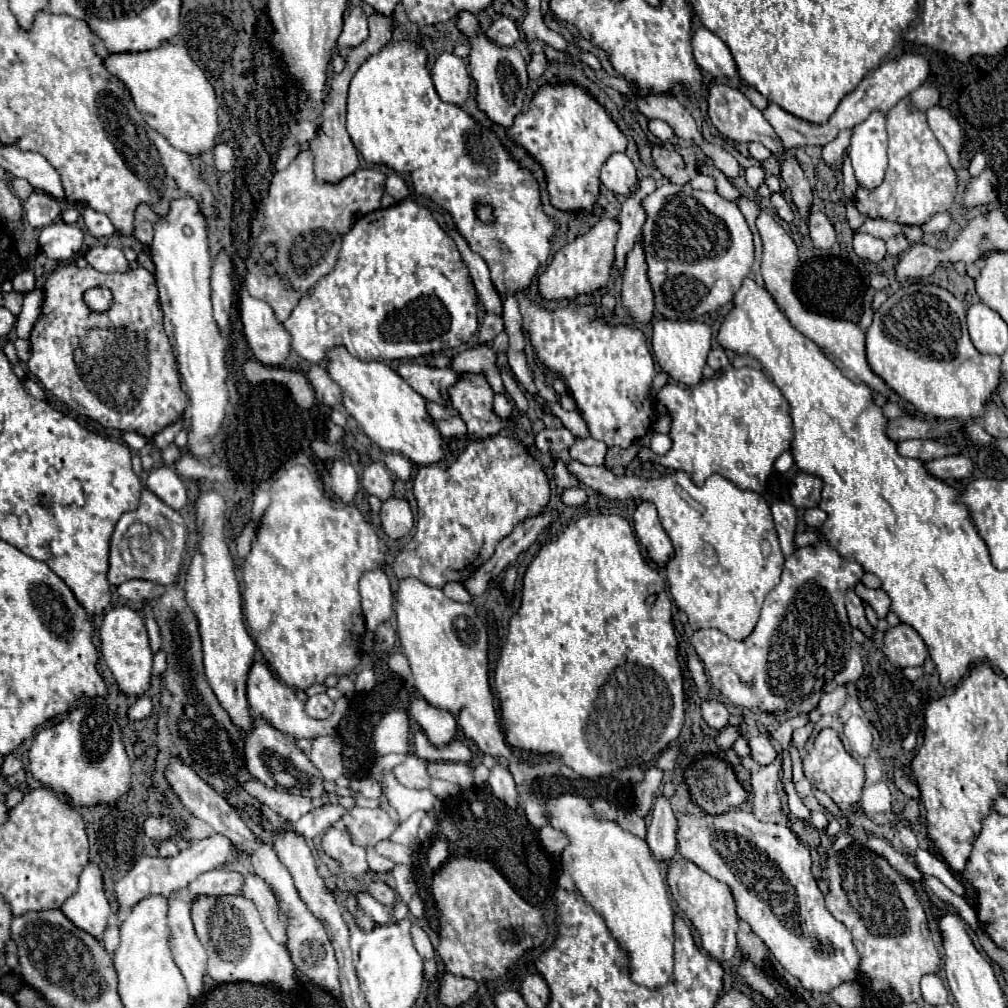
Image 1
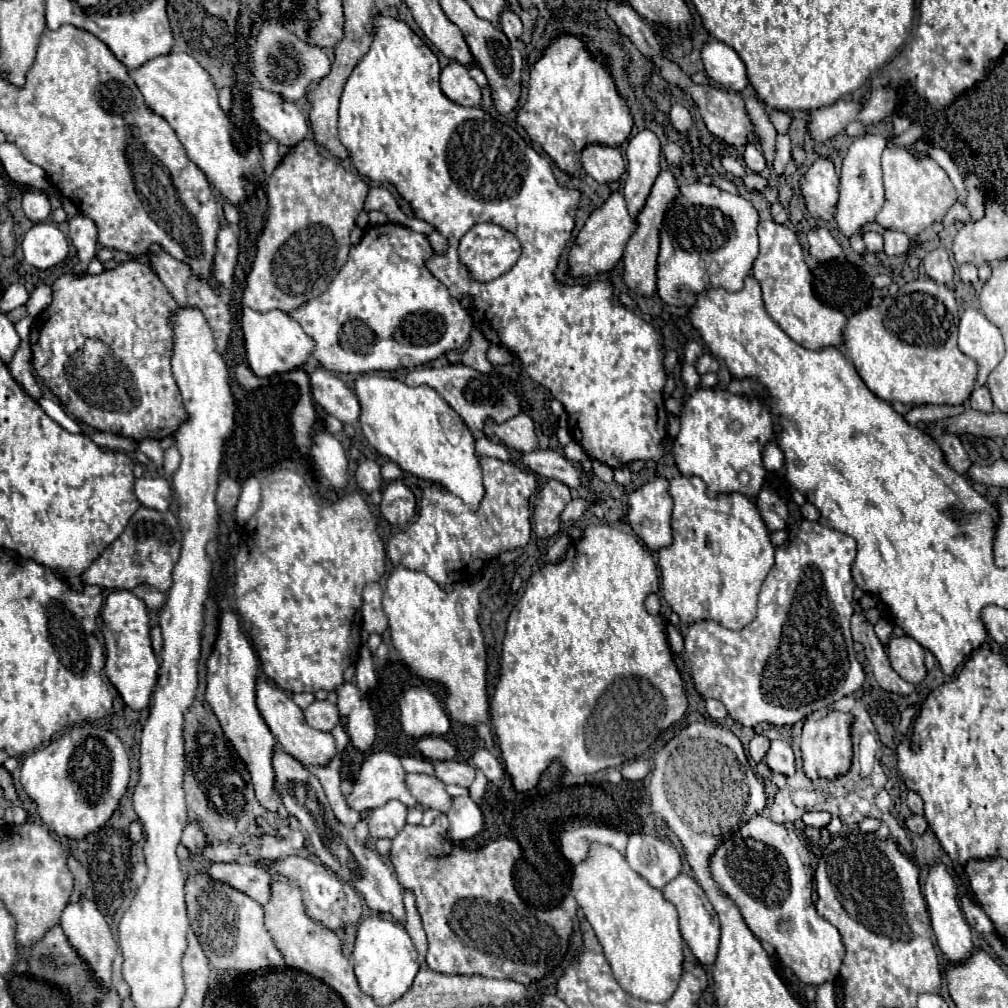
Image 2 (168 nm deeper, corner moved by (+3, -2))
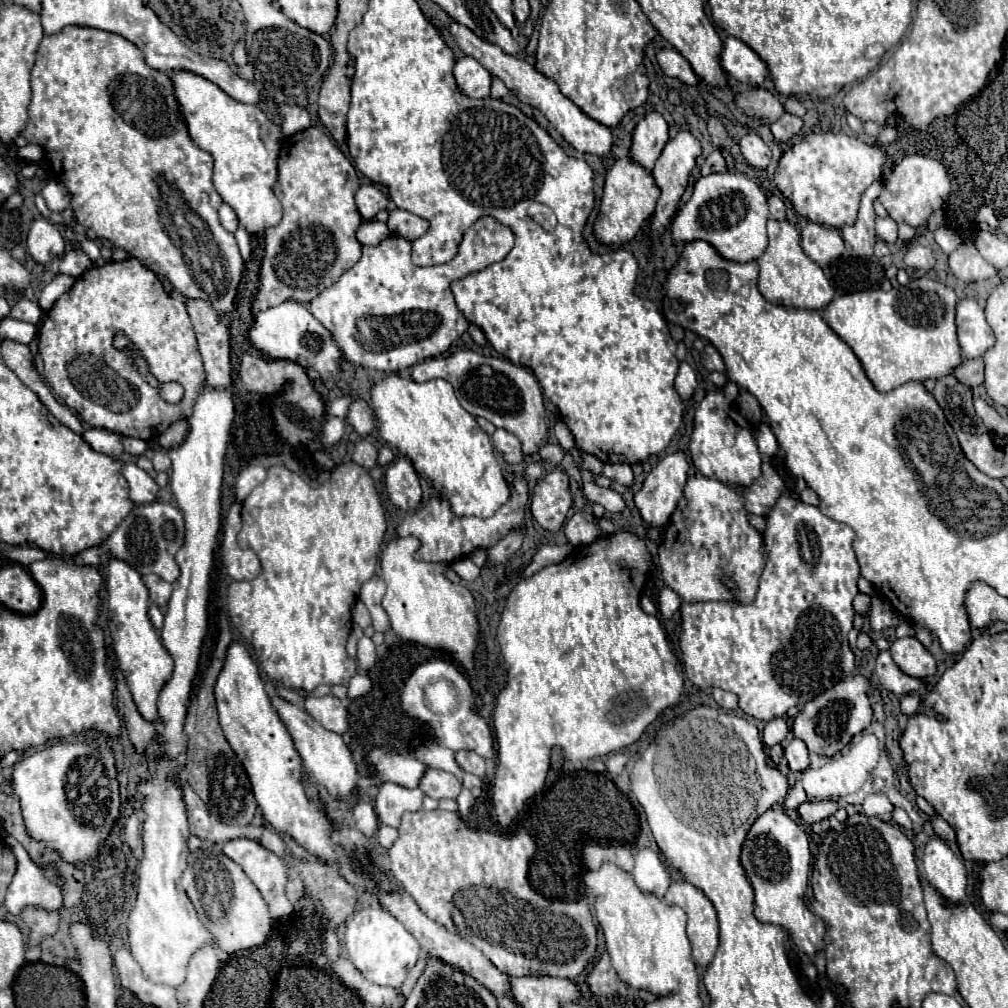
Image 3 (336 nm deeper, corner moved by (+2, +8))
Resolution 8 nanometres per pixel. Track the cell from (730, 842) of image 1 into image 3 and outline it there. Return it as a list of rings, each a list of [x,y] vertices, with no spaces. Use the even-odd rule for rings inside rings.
[[[781,805],[765,811],[749,829],[743,849],[741,849],[741,867],[755,893],[755,917],[761,923],[773,923],[783,927],[793,943],[809,957],[815,957],[819,951],[825,951],[825,921],[817,917],[809,907],[805,907],[805,891],[809,885],[811,873],[811,851],[807,833],[785,815]]]

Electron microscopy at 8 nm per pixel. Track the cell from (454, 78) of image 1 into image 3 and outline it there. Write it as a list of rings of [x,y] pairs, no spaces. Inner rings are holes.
[[[463,57],[457,59],[455,69],[453,69],[457,87],[461,93],[467,97],[489,97],[489,87],[491,87],[491,73],[479,65],[473,57]]]

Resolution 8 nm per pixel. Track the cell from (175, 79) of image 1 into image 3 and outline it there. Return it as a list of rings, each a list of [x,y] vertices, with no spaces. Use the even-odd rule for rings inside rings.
[[[173,69],[169,71],[169,79],[173,81],[175,101],[185,117],[191,141],[211,153],[215,161],[213,187],[223,203],[233,207],[249,233],[259,233],[277,225],[281,221],[281,205],[273,195],[273,185],[277,181],[279,141],[283,139],[281,129],[275,127],[265,113],[261,115],[259,105],[235,101],[221,87],[197,73]]]

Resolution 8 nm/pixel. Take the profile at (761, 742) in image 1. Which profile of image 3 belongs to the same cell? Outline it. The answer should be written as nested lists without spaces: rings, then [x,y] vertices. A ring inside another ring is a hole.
[[[785,739],[783,743],[783,751],[785,751],[785,759],[787,759],[787,763],[789,763],[789,769],[791,771],[803,771],[803,769],[807,769],[807,765],[809,765],[809,757],[807,757],[807,747],[805,747],[805,743],[801,741],[801,739]]]

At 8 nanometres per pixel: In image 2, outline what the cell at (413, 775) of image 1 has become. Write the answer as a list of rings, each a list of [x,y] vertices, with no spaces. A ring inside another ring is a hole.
[[[408,773],[406,775],[408,789],[412,791],[412,797],[418,801],[422,807],[438,809],[446,813],[452,805],[452,797],[446,793],[444,783],[434,777],[434,775],[418,775],[418,773]]]

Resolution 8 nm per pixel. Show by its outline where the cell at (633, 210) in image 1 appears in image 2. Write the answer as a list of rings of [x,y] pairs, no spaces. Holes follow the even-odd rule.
[[[650,129],[640,131],[628,141],[628,179],[624,183],[624,197],[632,217],[644,207],[644,199],[648,199],[648,191],[660,173],[660,155],[660,139]]]

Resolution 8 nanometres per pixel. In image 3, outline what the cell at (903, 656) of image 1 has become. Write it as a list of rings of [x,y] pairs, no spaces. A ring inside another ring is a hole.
[[[903,637],[893,639],[889,647],[893,661],[899,665],[899,669],[911,677],[931,677],[937,671],[937,663],[933,655],[915,639],[915,637]]]

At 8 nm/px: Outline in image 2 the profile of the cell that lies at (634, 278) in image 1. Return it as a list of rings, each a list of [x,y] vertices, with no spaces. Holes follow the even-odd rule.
[[[668,169],[660,171],[648,199],[646,205],[642,207],[642,211],[638,213],[638,227],[632,233],[626,251],[624,251],[624,283],[636,291],[638,295],[652,295],[656,291],[656,269],[658,269],[658,249],[660,249],[660,227],[664,221],[666,211],[672,207],[674,199],[680,195],[680,187],[676,183],[676,175]]]

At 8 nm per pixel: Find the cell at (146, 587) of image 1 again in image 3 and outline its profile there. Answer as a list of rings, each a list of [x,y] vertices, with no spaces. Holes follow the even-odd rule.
[[[145,575],[143,581],[145,581],[145,585],[147,585],[147,589],[149,589],[149,597],[151,597],[151,601],[153,601],[155,605],[165,605],[165,603],[169,601],[171,591],[173,591],[173,585],[171,585],[171,583],[163,581],[163,579],[157,577],[157,575]]]

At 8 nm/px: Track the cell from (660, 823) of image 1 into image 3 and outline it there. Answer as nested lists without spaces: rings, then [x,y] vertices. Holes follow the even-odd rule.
[[[643,847],[635,855],[635,867],[631,873],[633,873],[635,883],[639,885],[641,891],[655,893],[657,897],[663,897],[671,883],[667,865],[663,863],[661,855],[657,851],[653,851],[651,847]]]

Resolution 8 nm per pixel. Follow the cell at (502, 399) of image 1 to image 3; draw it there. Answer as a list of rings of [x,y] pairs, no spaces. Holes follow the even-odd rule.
[[[457,351],[449,357],[425,359],[423,363],[417,363],[413,367],[413,379],[419,383],[437,377],[449,381],[455,387],[459,403],[471,415],[483,417],[491,421],[495,427],[515,433],[523,445],[525,455],[537,453],[537,449],[545,443],[547,425],[545,425],[543,393],[529,369],[515,365],[505,357],[485,357],[475,351]]]

